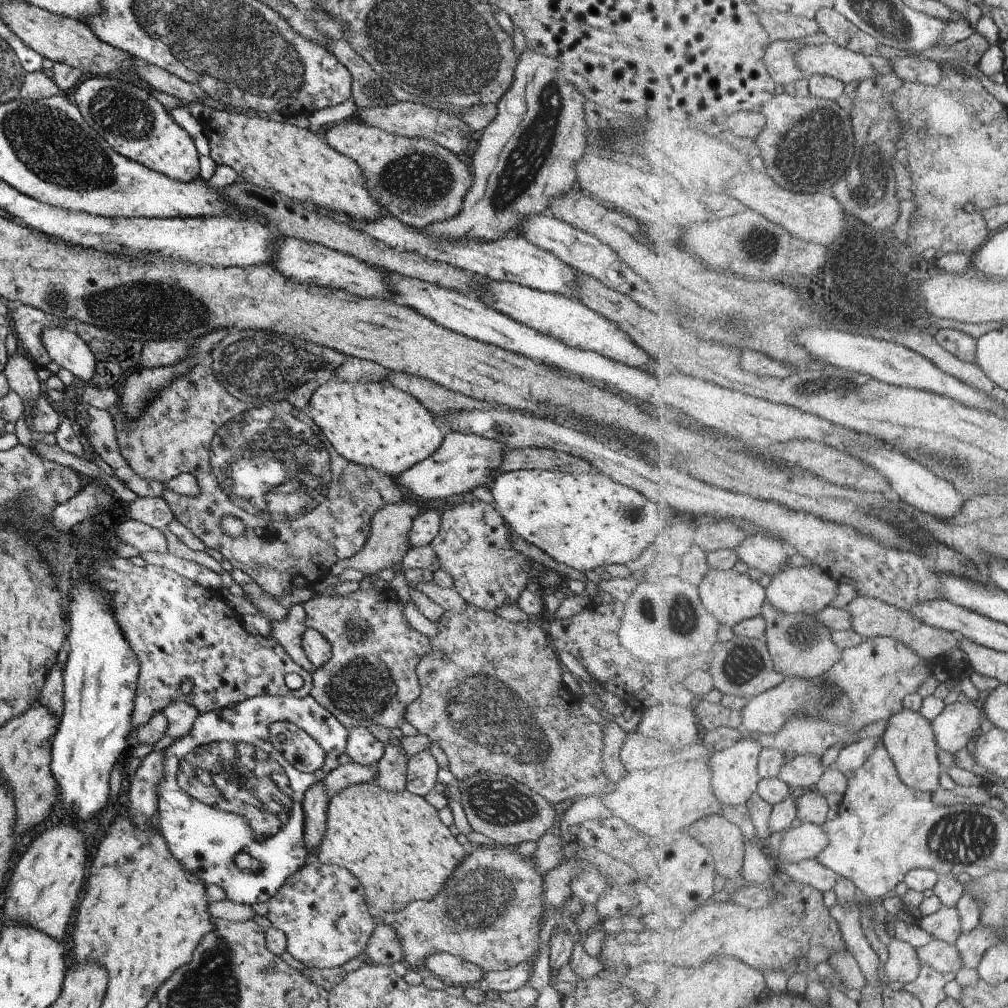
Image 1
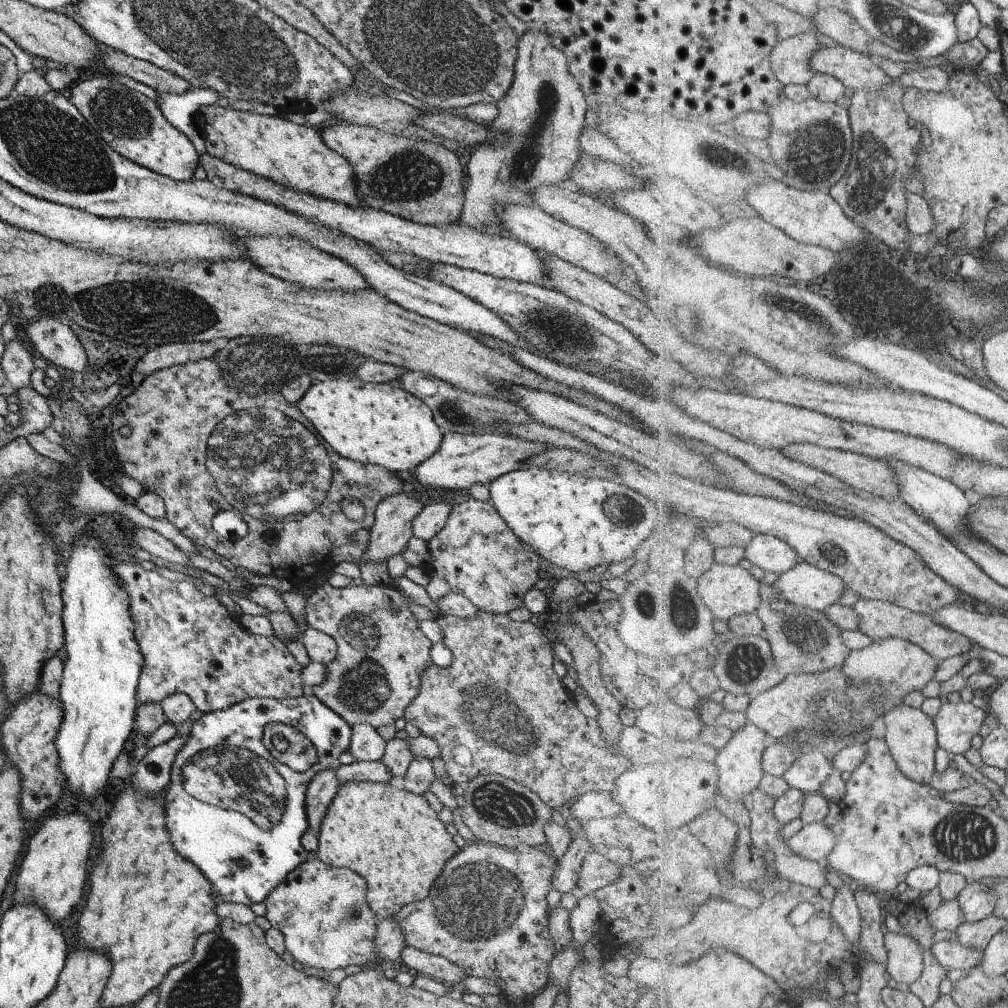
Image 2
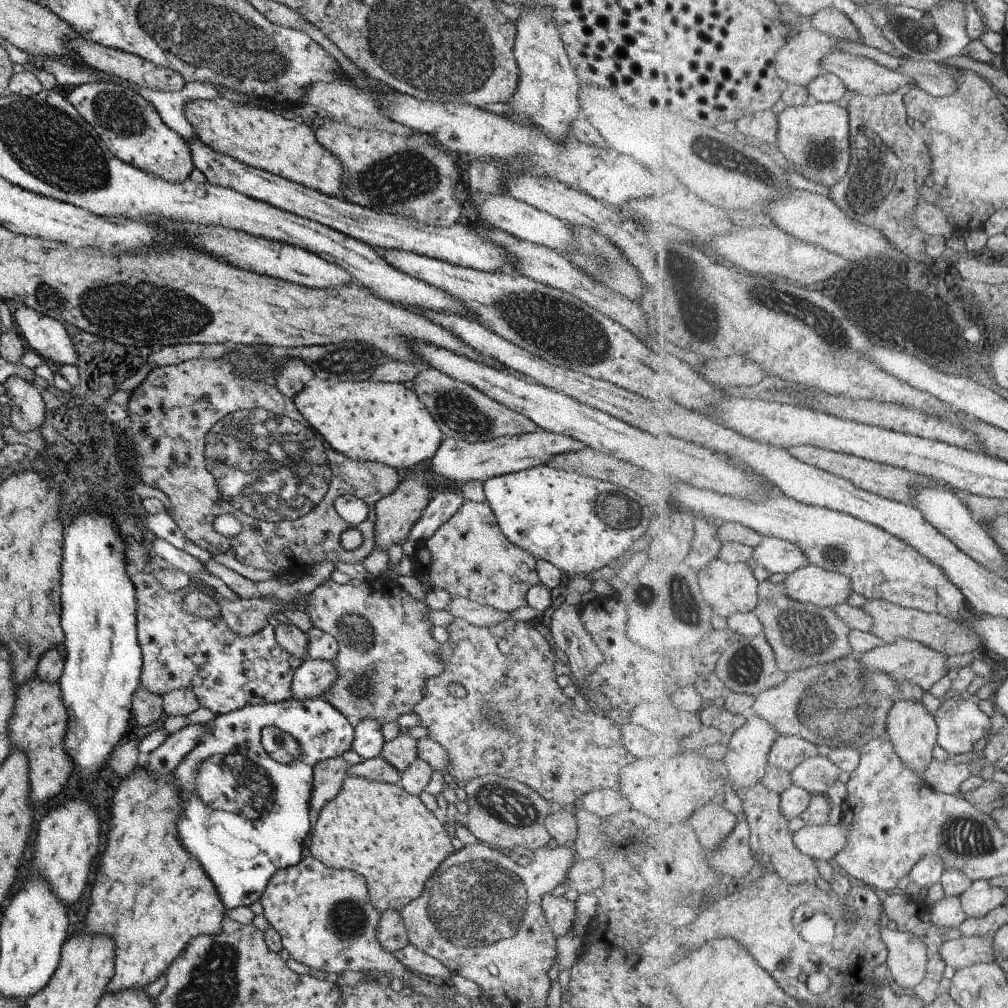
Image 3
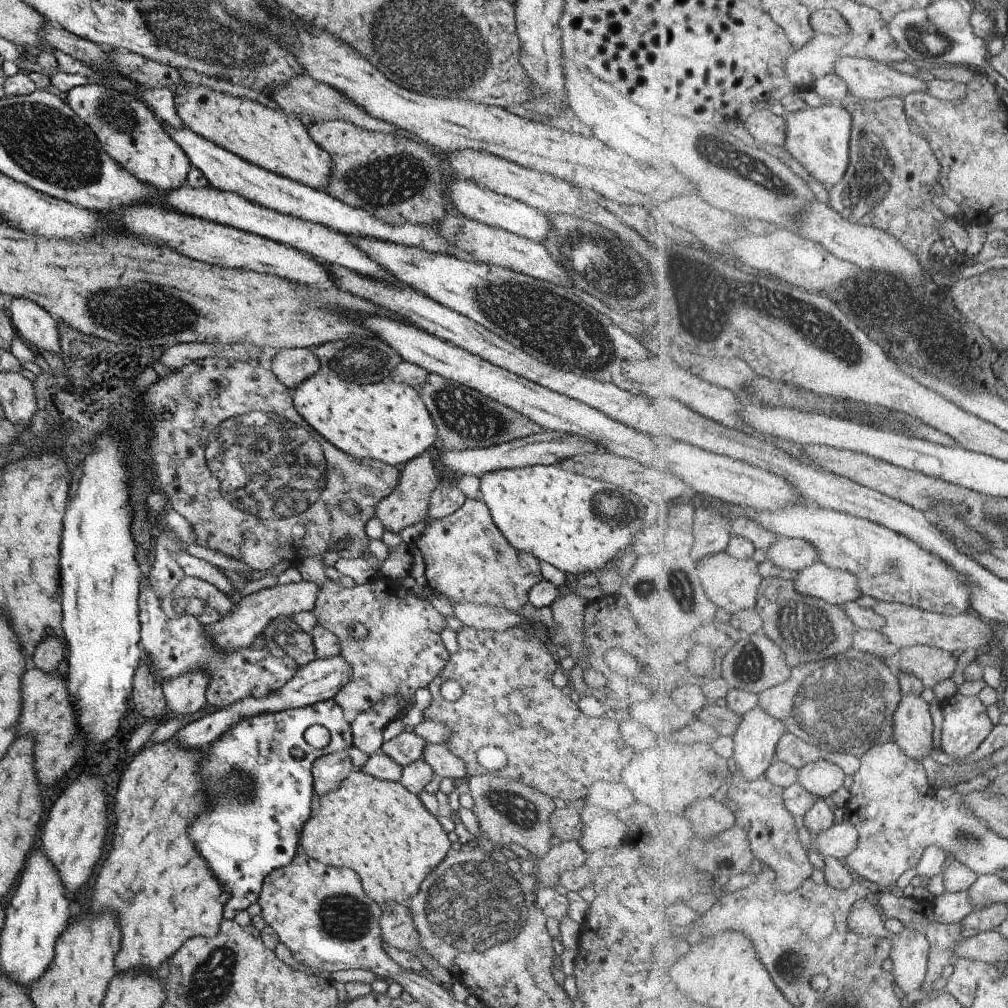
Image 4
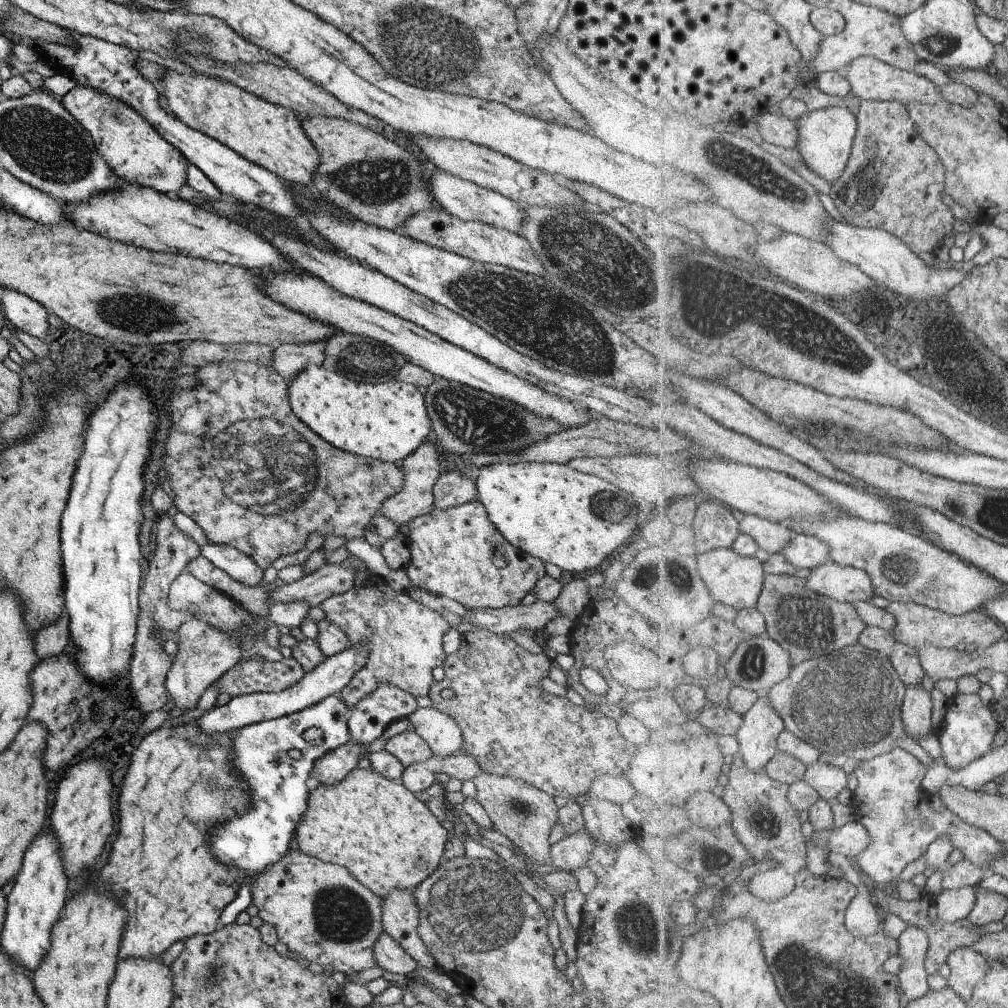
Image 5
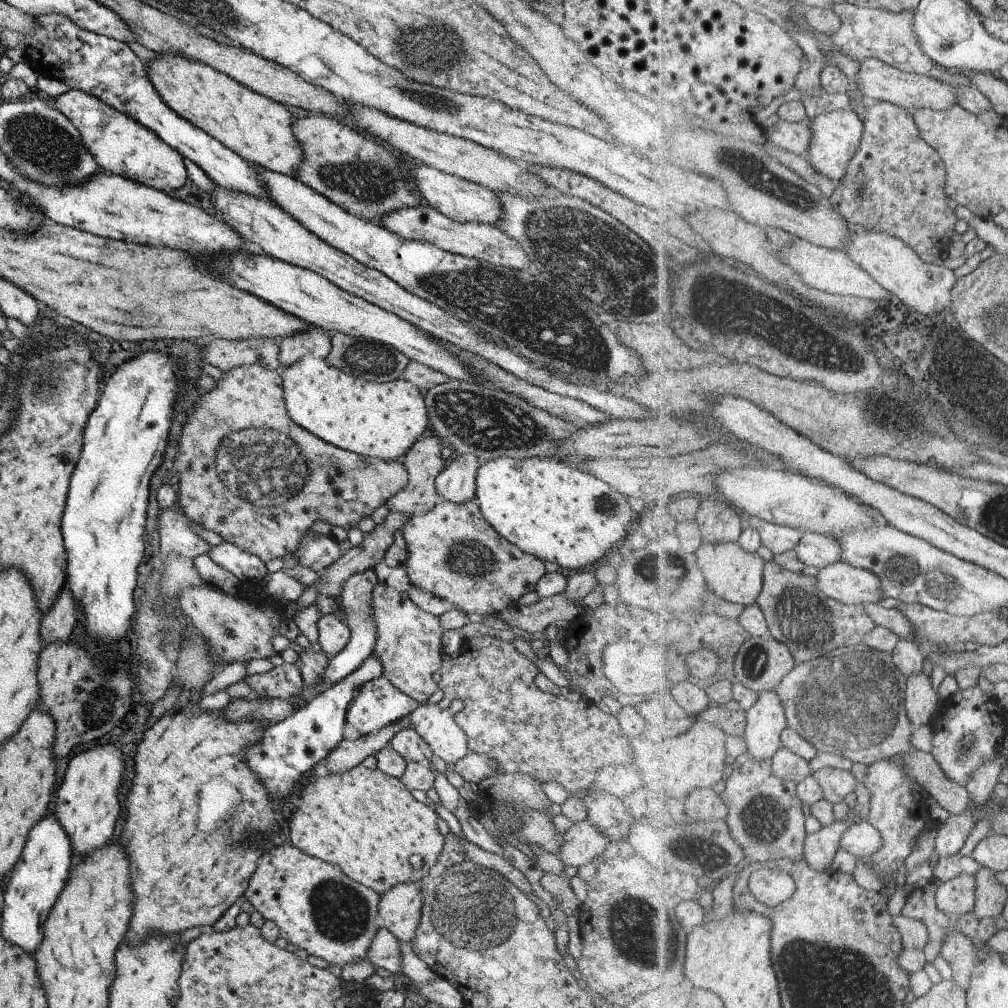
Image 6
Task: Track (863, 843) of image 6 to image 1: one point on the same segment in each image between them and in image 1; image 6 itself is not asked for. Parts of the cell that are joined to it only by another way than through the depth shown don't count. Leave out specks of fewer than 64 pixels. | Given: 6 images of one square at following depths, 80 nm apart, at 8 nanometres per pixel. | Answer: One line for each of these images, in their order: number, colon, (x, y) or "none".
1: (807, 841)
2: (815, 841)
3: (824, 842)
4: (839, 841)
5: (852, 839)

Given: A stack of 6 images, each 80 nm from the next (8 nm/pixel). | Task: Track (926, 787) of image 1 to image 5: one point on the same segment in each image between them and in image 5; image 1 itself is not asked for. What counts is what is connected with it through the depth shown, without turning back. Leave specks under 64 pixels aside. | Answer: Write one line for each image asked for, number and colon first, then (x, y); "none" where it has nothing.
2: (912, 735)
3: (913, 730)
4: (914, 734)
5: (918, 711)

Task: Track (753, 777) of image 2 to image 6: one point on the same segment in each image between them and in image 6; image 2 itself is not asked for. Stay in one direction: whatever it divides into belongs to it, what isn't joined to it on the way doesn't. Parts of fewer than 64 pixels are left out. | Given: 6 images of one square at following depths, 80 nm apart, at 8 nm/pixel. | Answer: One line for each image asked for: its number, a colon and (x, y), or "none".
3: (748, 757)
4: (756, 740)
5: (758, 736)
6: (767, 720)

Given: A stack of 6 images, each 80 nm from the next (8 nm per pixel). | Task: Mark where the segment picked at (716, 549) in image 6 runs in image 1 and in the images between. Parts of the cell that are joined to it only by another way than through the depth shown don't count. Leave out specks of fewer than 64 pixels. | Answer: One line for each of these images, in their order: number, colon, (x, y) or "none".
1: (734, 596)
2: (730, 591)
3: (731, 588)
4: (733, 584)
5: (734, 579)

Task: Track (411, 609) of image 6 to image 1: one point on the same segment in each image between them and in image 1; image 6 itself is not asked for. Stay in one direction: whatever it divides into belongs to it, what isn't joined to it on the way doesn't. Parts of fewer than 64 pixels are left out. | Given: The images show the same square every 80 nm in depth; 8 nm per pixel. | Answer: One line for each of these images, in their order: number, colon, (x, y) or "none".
1: (370, 678)
2: (381, 653)
3: (385, 654)
4: (390, 638)
5: (404, 638)

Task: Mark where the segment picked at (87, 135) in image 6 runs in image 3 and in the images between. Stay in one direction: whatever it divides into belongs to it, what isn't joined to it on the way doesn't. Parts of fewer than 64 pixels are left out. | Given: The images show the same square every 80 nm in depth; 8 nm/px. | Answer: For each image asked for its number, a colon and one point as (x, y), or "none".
3: (129, 128)
4: (126, 129)
5: (132, 149)

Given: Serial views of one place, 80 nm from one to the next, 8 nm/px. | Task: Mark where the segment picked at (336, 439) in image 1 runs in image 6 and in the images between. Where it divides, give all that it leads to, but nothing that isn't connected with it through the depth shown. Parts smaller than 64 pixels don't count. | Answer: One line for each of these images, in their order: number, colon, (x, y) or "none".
2: (376, 423)
3: (373, 421)
4: (388, 422)
5: (386, 421)
6: (383, 420)

